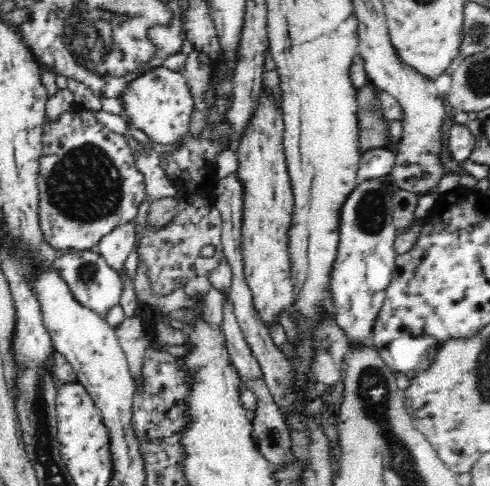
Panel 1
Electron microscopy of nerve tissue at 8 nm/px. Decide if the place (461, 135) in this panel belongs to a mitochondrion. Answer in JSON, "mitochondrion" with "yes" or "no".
{"mitochondrion":"no"}

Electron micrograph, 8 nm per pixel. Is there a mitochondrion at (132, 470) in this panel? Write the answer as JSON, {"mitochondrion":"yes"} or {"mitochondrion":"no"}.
{"mitochondrion":"no"}

